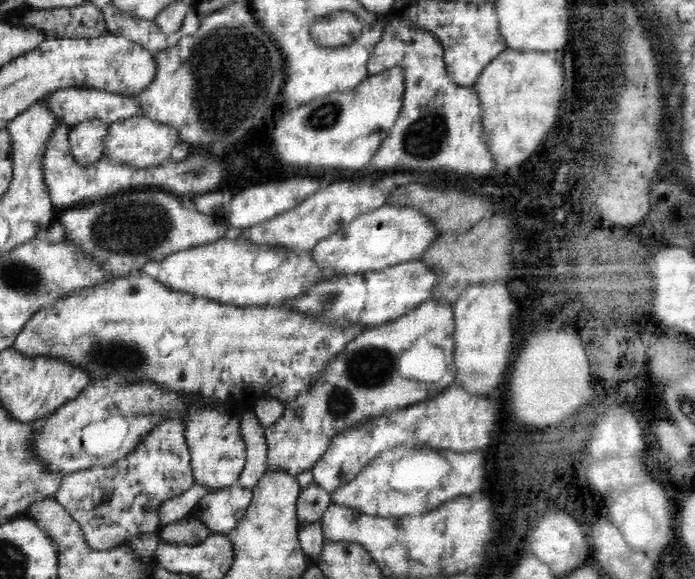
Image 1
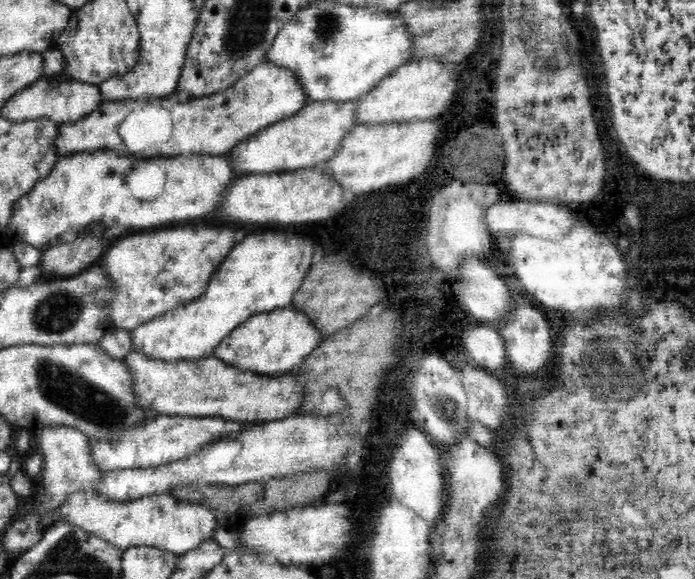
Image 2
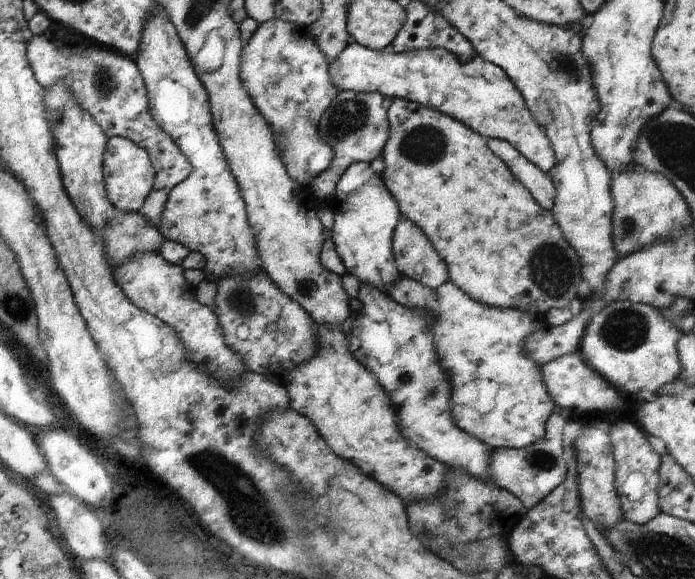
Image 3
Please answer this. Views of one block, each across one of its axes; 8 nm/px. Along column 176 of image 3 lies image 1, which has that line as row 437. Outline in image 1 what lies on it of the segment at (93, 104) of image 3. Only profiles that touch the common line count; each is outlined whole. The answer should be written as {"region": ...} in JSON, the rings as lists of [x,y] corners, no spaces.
{"region":[[[169,418],[162,421],[128,456],[121,458],[117,463],[103,466],[93,466],[88,469],[76,471],[64,475],[64,480],[60,483],[60,488],[55,494],[55,499],[60,503],[64,510],[74,519],[74,522],[78,523],[81,529],[84,531],[84,536],[88,546],[94,551],[107,551],[127,543],[132,540],[136,535],[155,535],[161,532],[162,524],[160,520],[159,508],[167,500],[180,496],[183,492],[186,492],[191,486],[197,483],[195,476],[193,475],[192,467],[190,466],[190,451],[188,445],[186,445],[186,437],[184,437],[184,425],[182,421],[176,418]]]}

